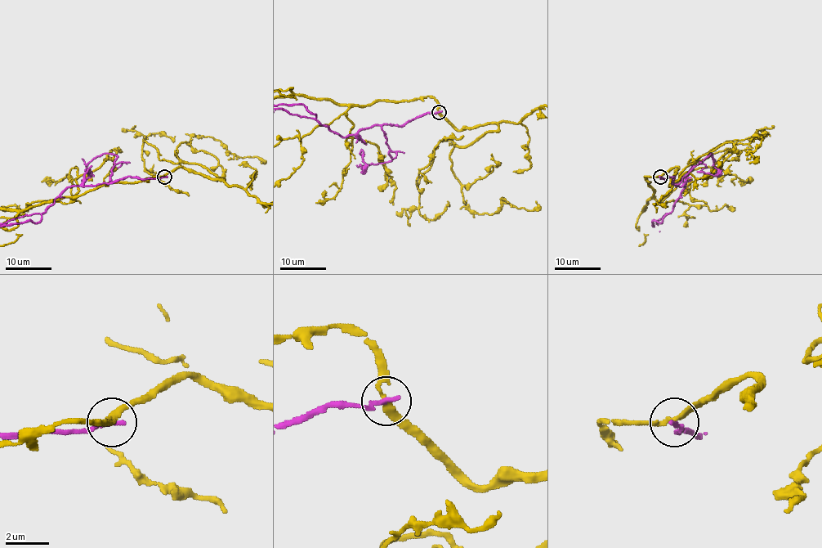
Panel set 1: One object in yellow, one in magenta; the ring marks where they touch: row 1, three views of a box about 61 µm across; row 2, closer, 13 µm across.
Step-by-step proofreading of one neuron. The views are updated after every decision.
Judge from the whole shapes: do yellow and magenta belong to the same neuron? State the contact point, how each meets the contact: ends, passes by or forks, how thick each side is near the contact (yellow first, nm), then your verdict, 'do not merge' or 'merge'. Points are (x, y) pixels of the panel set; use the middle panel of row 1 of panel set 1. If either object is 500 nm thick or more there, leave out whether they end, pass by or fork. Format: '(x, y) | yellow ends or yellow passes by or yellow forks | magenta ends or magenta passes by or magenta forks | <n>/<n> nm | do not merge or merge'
(439, 112) | yellow passes by | magenta ends | 240/240 nm | do not merge

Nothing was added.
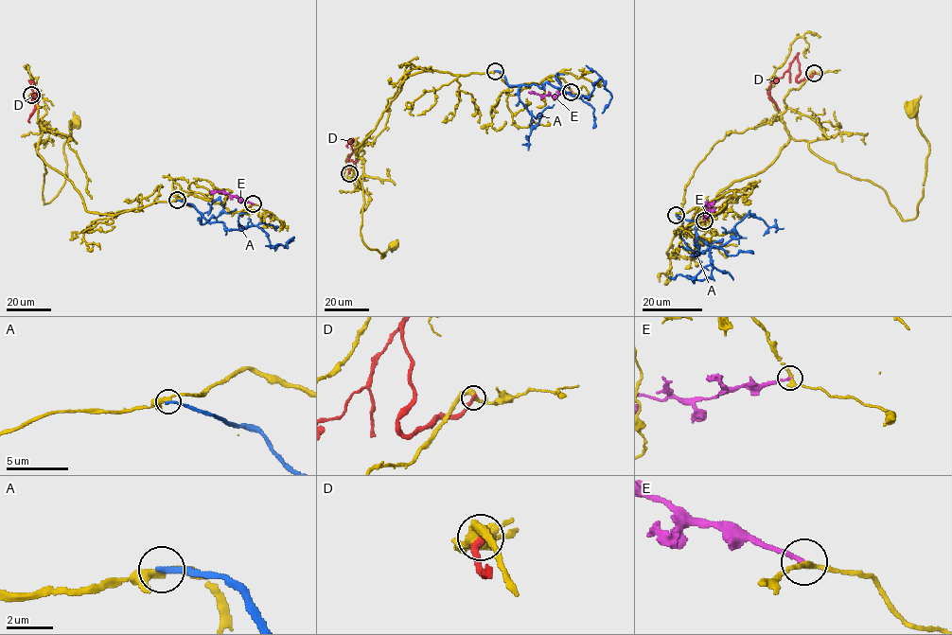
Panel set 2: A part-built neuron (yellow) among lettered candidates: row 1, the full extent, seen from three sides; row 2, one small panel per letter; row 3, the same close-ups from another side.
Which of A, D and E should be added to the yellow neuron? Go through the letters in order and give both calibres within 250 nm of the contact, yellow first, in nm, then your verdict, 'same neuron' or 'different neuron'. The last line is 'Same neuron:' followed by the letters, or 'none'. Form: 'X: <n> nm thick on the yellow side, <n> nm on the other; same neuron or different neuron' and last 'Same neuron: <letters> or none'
A: 300 nm thick on the yellow side, 240 nm on the other; different neuron
D: 400 nm thick on the yellow side, 340 nm on the other; different neuron
E: 240 nm thick on the yellow side, 190 nm on the other; different neuron
Same neuron: none

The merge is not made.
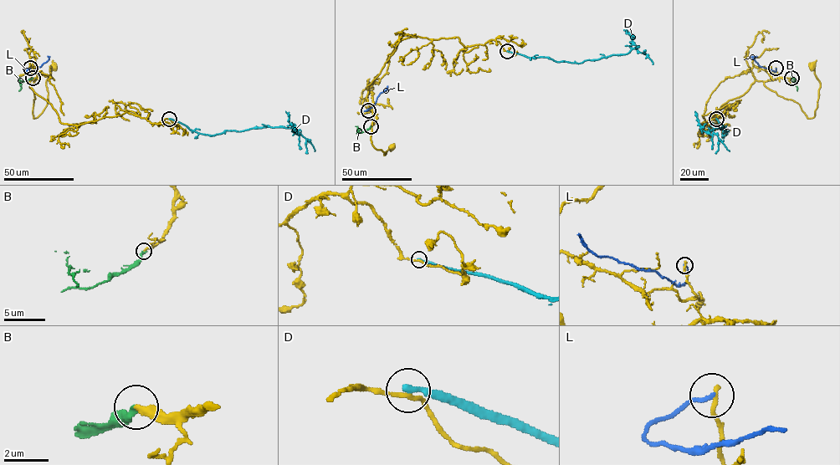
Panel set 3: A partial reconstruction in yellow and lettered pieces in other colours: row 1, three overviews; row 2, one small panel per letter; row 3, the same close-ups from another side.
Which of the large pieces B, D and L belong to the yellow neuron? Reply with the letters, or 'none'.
B

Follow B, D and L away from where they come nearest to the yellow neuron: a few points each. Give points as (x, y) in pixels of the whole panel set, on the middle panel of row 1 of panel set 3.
B: (371, 126), (364, 131), (358, 132), (357, 130), (357, 132)
D: (507, 51), (528, 58), (545, 57), (557, 62), (581, 63), (627, 53), (636, 48), (630, 35), (623, 29)
L: (368, 110), (364, 111), (375, 104), (377, 96), (387, 86), (386, 91)

